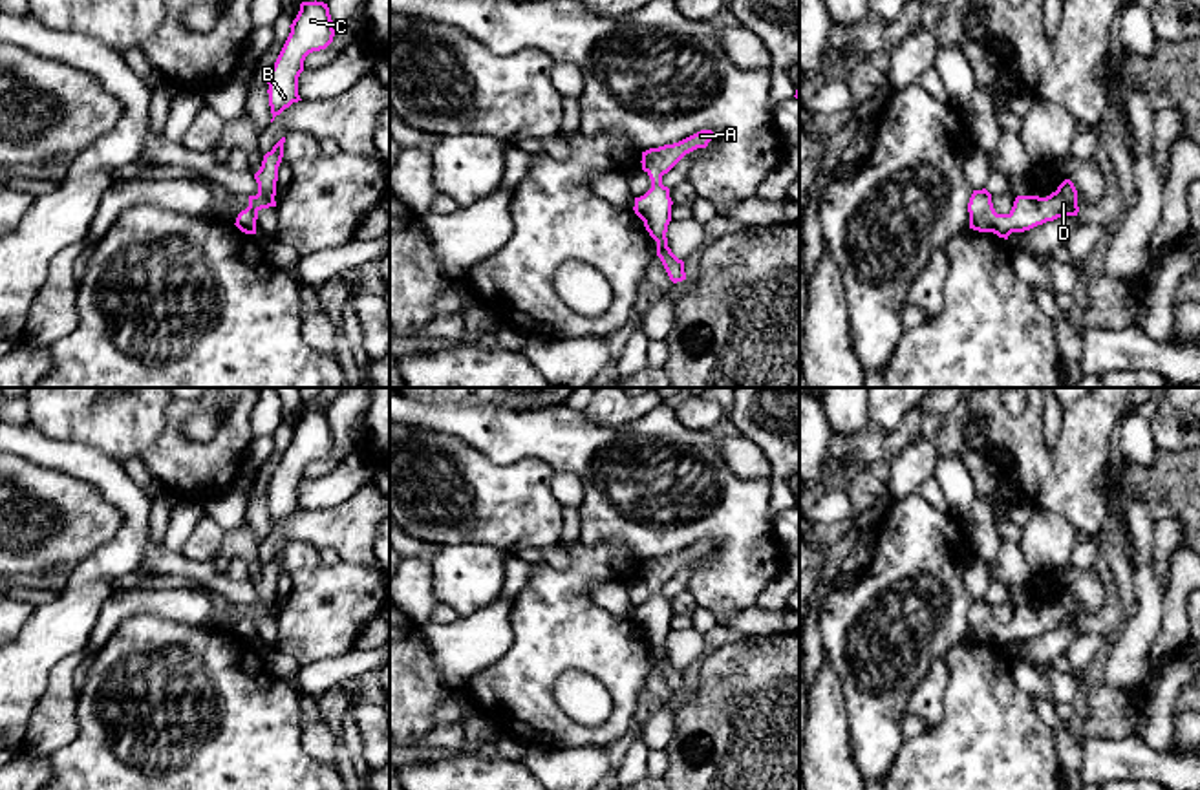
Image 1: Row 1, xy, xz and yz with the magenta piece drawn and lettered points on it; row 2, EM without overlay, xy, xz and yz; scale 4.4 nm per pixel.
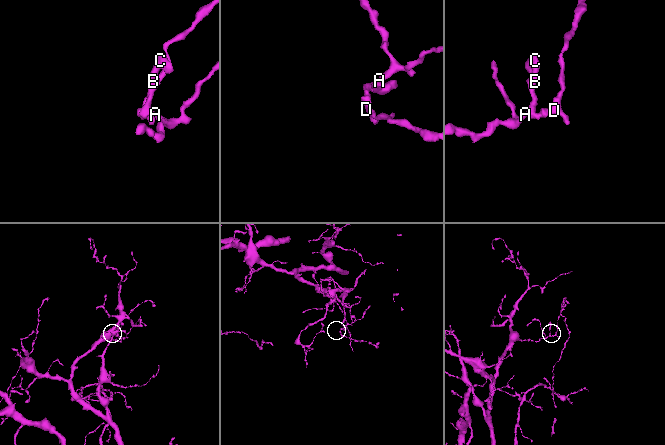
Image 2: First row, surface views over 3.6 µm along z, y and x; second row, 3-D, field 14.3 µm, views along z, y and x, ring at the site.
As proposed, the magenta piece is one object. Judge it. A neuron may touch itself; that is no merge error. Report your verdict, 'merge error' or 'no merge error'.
no merge error

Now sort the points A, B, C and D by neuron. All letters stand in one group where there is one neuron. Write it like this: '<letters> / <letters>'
A B C D

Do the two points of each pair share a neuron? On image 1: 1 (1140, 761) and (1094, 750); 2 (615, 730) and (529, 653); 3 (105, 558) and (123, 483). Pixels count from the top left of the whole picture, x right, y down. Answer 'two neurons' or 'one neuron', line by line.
1: one neuron
2: one neuron
3: one neuron

